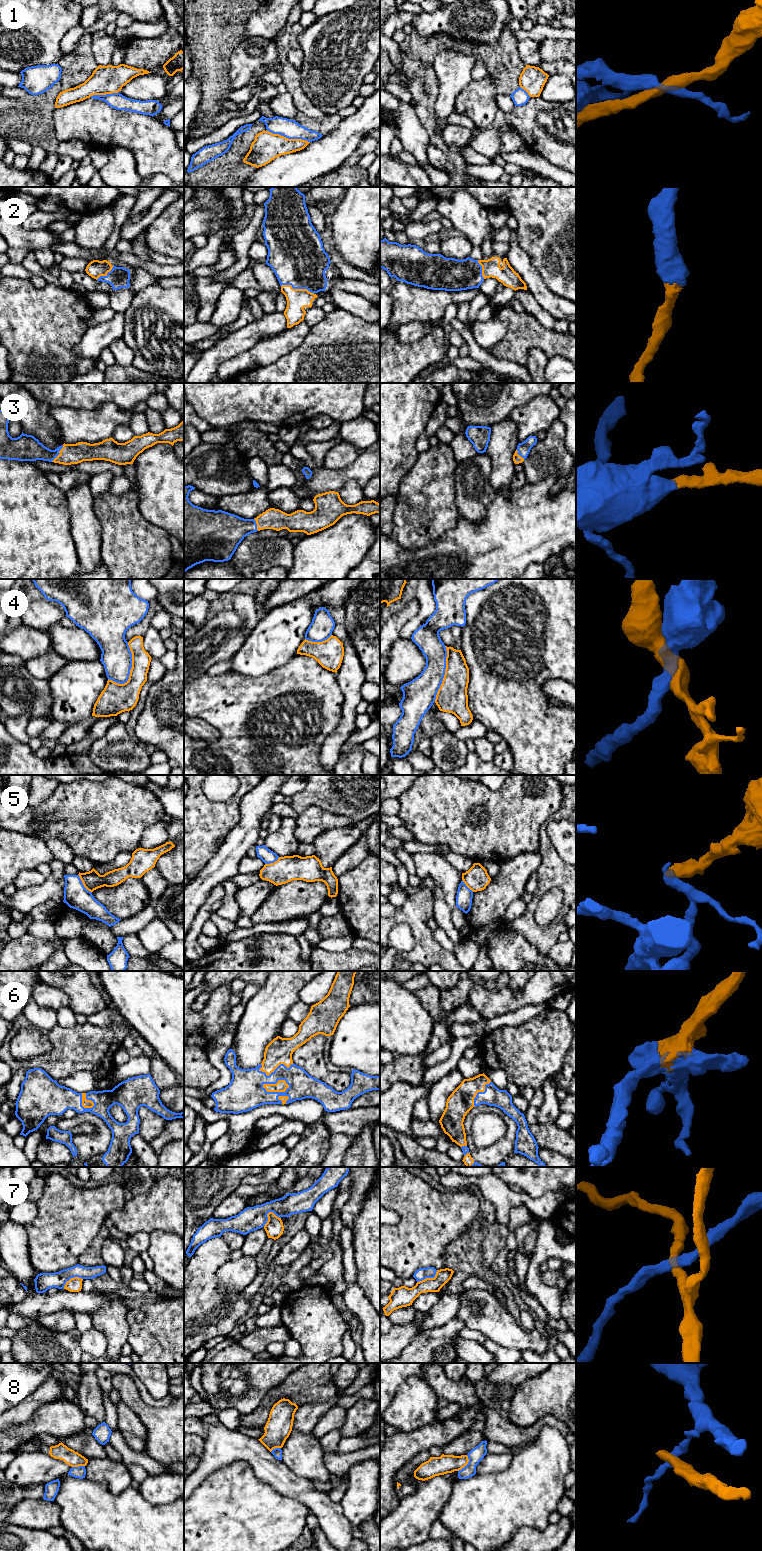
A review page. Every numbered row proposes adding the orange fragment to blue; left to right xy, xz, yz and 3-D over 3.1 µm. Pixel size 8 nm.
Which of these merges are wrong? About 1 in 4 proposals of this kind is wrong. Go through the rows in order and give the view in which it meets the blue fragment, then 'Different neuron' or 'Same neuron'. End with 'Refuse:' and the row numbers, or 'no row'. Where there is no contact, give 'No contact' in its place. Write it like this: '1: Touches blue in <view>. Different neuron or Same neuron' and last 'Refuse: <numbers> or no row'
1: Touches blue in xz. Different neuron
2: Touches blue in xz. Same neuron
3: Touches blue in xy. Same neuron
4: Touches blue in xy. Different neuron
5: Touches blue in xy. Different neuron
6: Touches blue in xz. Same neuron
7: Touches blue in xz. Different neuron
8: Touches blue in yz. Different neuron
Refuse: 1, 4, 5, 7, 8

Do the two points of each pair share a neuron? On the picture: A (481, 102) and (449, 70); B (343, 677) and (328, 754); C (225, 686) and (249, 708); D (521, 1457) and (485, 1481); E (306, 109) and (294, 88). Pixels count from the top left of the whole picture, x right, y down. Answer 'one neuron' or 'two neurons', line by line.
A: two neurons
B: one neuron
C: one neuron
D: one neuron
E: one neuron

